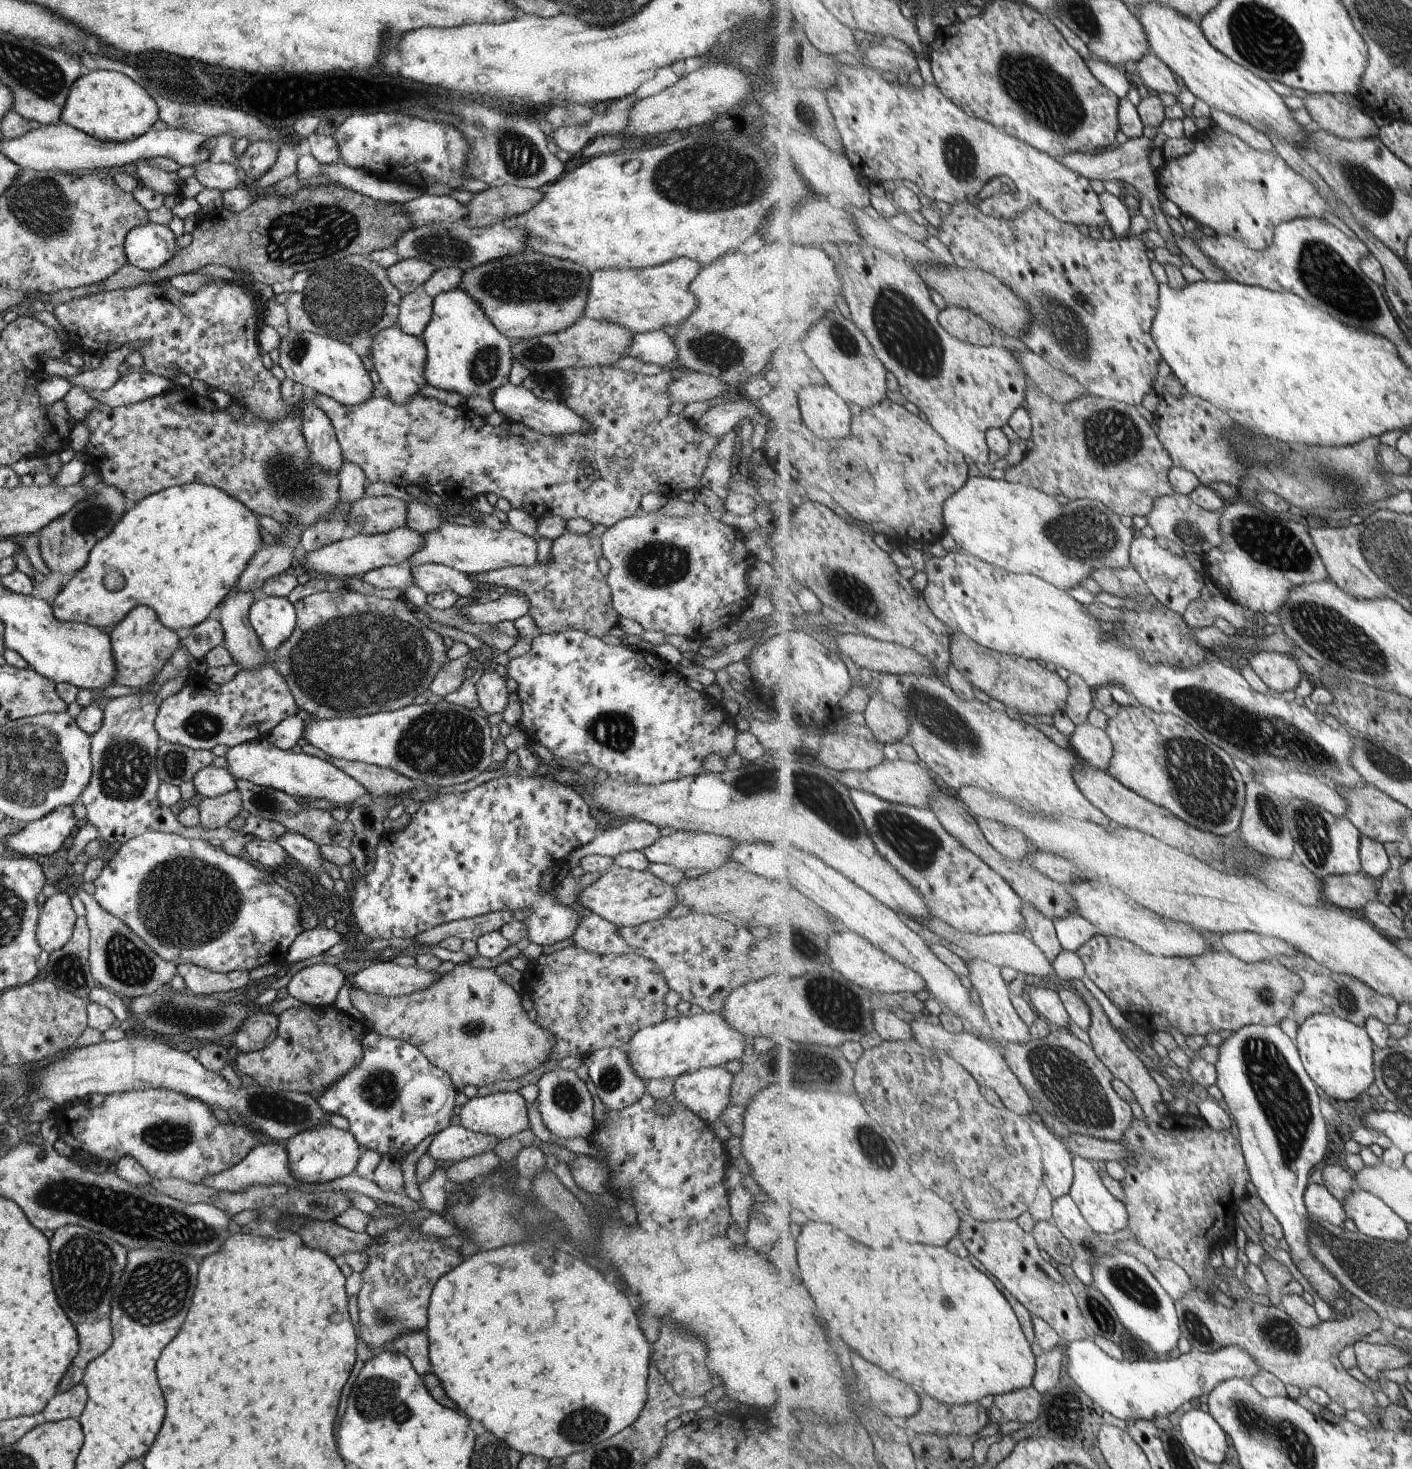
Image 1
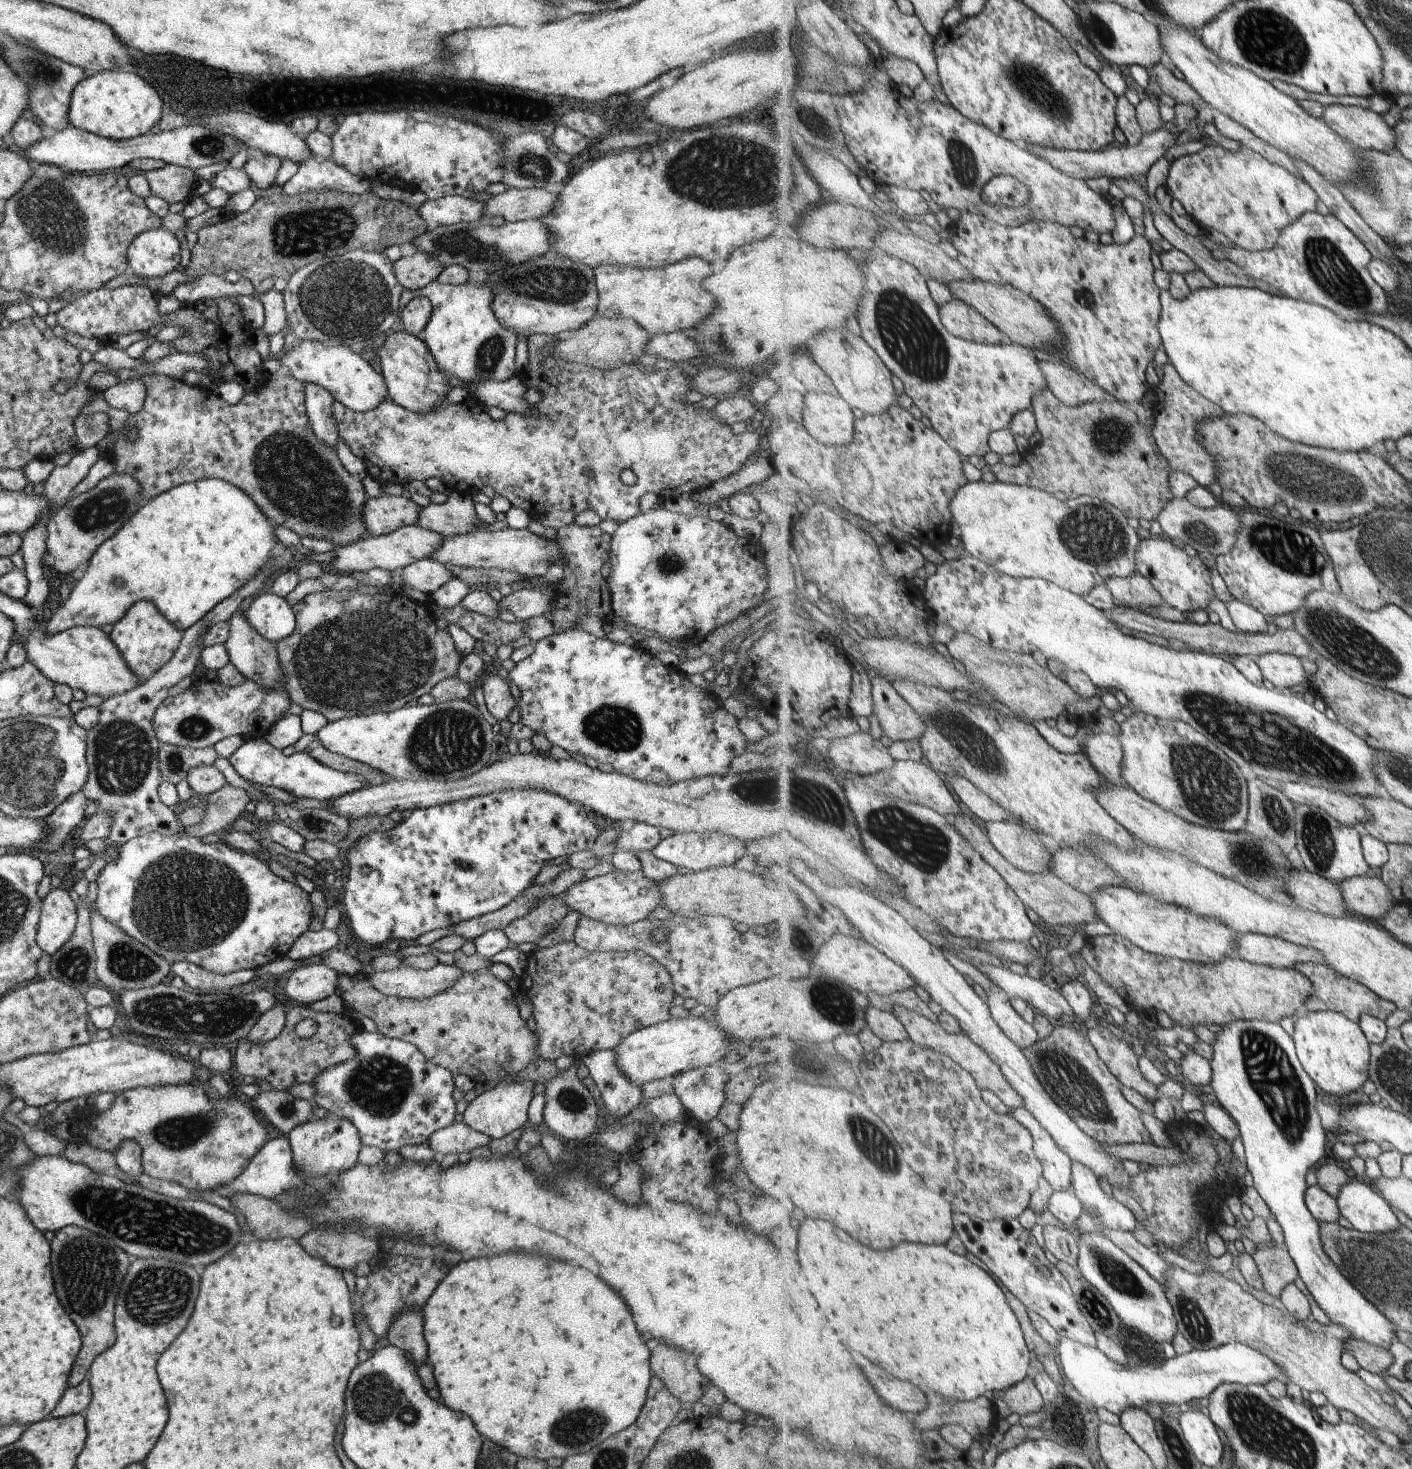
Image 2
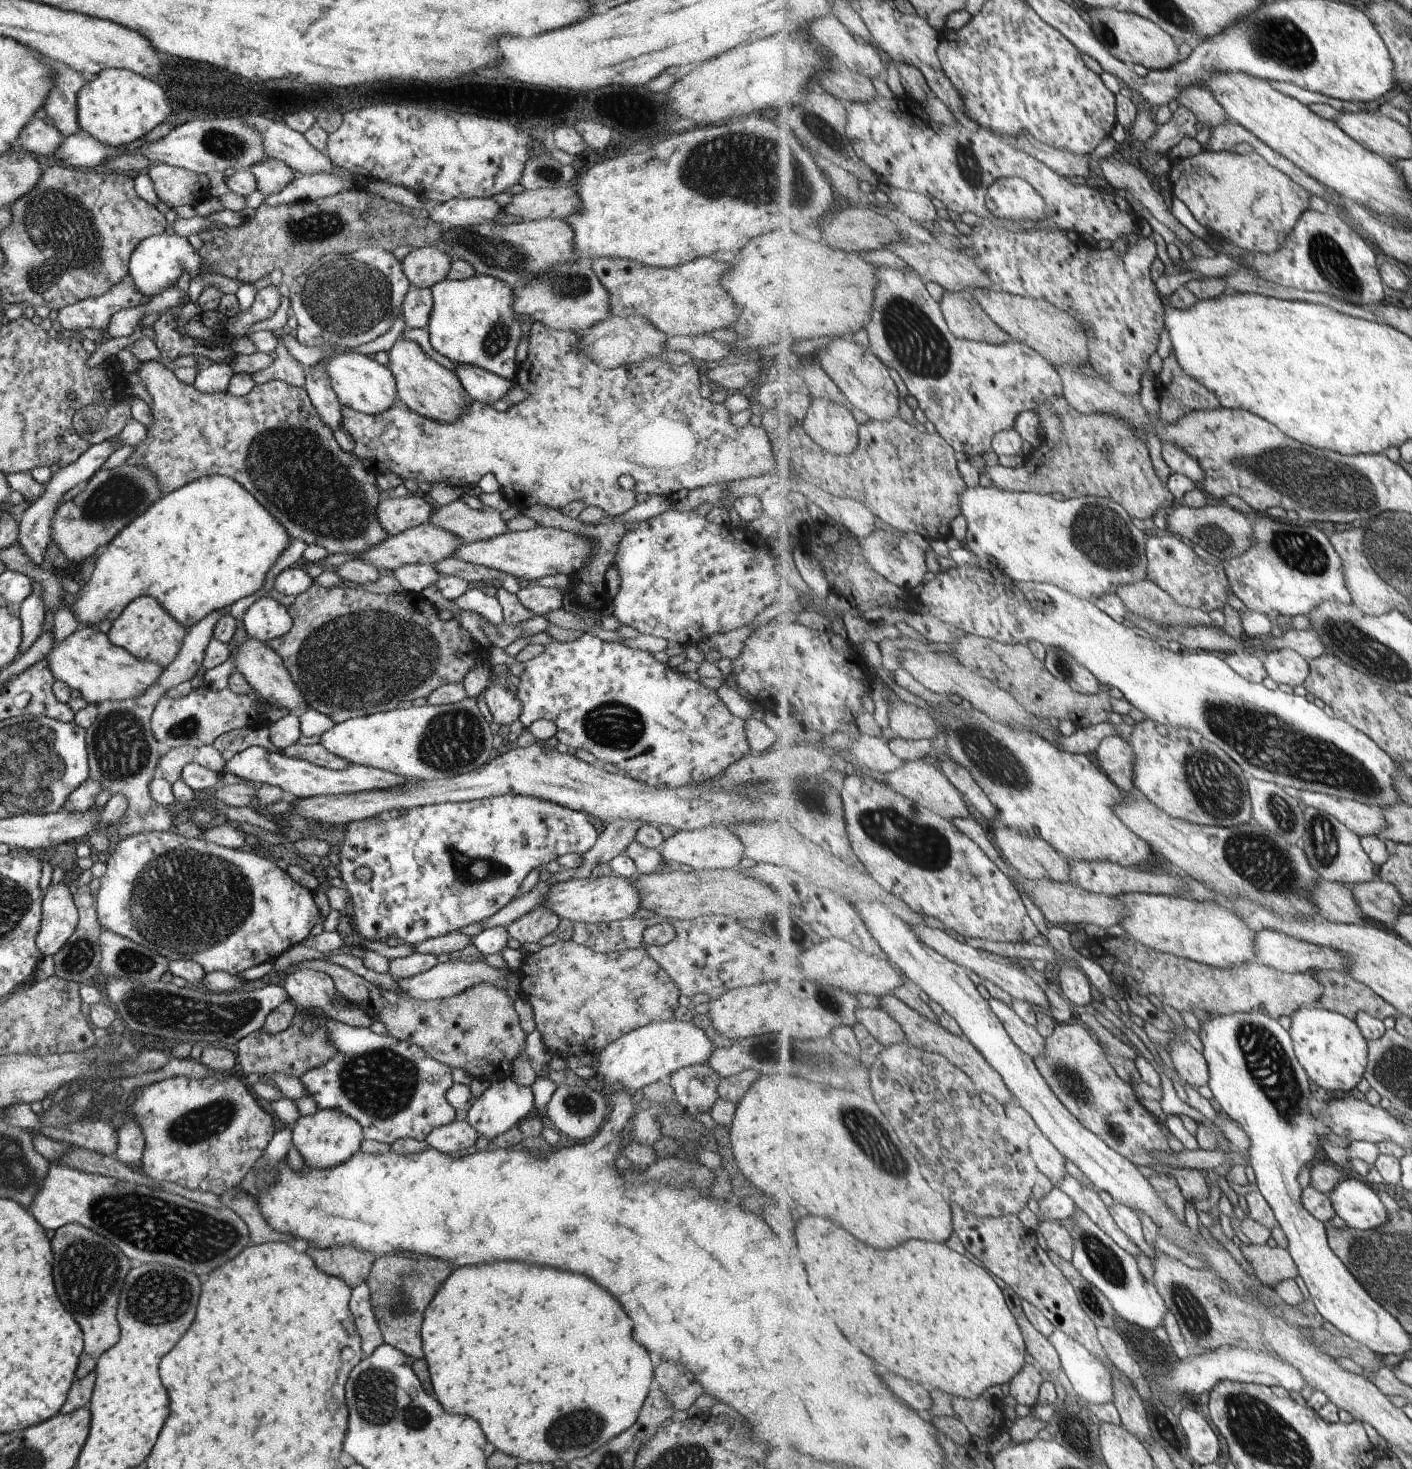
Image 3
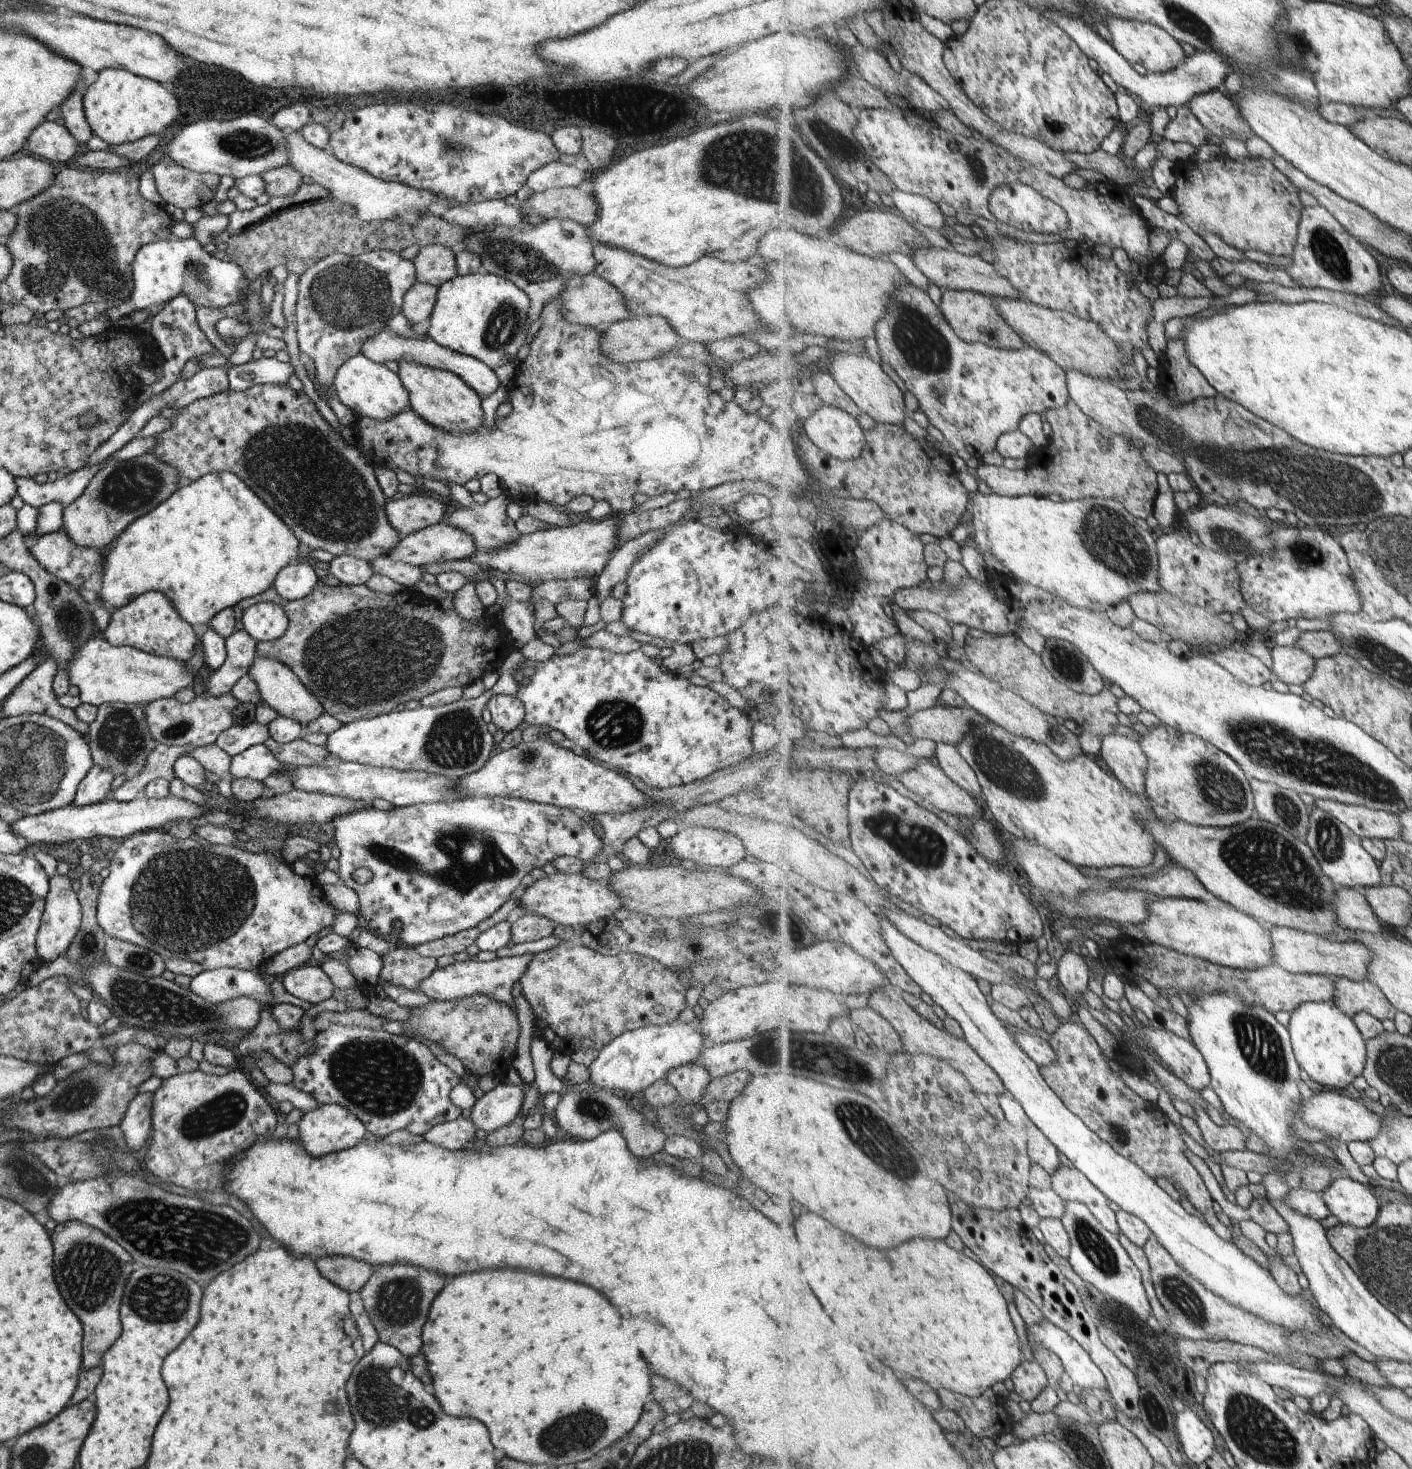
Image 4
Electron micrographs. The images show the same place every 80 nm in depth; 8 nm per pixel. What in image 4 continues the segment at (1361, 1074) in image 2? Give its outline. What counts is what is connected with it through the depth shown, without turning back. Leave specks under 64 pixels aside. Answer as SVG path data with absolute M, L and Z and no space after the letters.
M1333 1001L1304 1002L1290 1014L1288 1029L1296 1059L1302 1070L1315 1082L1327 1088L1339 1090L1349 1086L1357 1076L1363 1076L1368 1061L1367 1039L1355 1024L1354 1018L1351 1018L1337 1003Z

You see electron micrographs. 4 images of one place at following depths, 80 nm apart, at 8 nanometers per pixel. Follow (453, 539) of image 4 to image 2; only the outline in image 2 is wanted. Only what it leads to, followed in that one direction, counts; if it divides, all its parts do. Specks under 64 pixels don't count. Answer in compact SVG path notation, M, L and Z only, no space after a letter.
M403 525L386 535L367 535L358 541L344 547L333 548L335 560L332 564L343 575L353 571L361 572L367 569L383 569L393 572L395 568L401 568L421 559L429 559L433 551L440 547L444 539L441 533L420 527L419 525Z

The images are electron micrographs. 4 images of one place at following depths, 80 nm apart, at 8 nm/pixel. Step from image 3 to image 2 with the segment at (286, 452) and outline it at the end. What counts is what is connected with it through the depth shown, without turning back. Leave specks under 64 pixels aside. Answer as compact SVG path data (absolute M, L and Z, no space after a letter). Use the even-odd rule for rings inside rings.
M284 372L278 376L273 374L267 382L261 384L254 391L245 393L233 404L225 402L215 391L213 392L201 386L187 385L187 383L181 379L173 379L163 374L143 374L138 376L138 378L146 390L143 406L137 414L129 415L123 426L124 431L121 434L119 433L116 444L109 452L105 453L105 456L113 460L113 464L115 465L113 473L130 474L132 479L140 482L139 486L142 488L140 491L142 503L180 484L215 477L237 486L242 493L247 494L247 496L251 498L260 512L269 518L269 520L272 520L277 526L282 526L283 528L287 528L287 530L293 530L299 538L309 536L313 539L326 538L327 541L337 548L350 545L358 541L361 537L371 535L366 534L366 526L362 519L363 505L366 503L366 500L369 500L361 484L362 480L360 480L356 474L349 474L335 454L335 447L324 445L310 429L310 422L308 421L304 405L304 384L302 382L299 382ZM127 425L135 427L139 432L139 437L135 442L125 440L124 434Z

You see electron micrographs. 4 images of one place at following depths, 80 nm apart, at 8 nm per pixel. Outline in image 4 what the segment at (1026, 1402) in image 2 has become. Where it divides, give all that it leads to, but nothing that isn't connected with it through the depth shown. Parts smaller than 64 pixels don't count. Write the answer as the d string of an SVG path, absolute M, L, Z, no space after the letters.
M1035 1358L1023 1360L1011 1376L1015 1392L1023 1399L1032 1403L1050 1384L1044 1366Z

